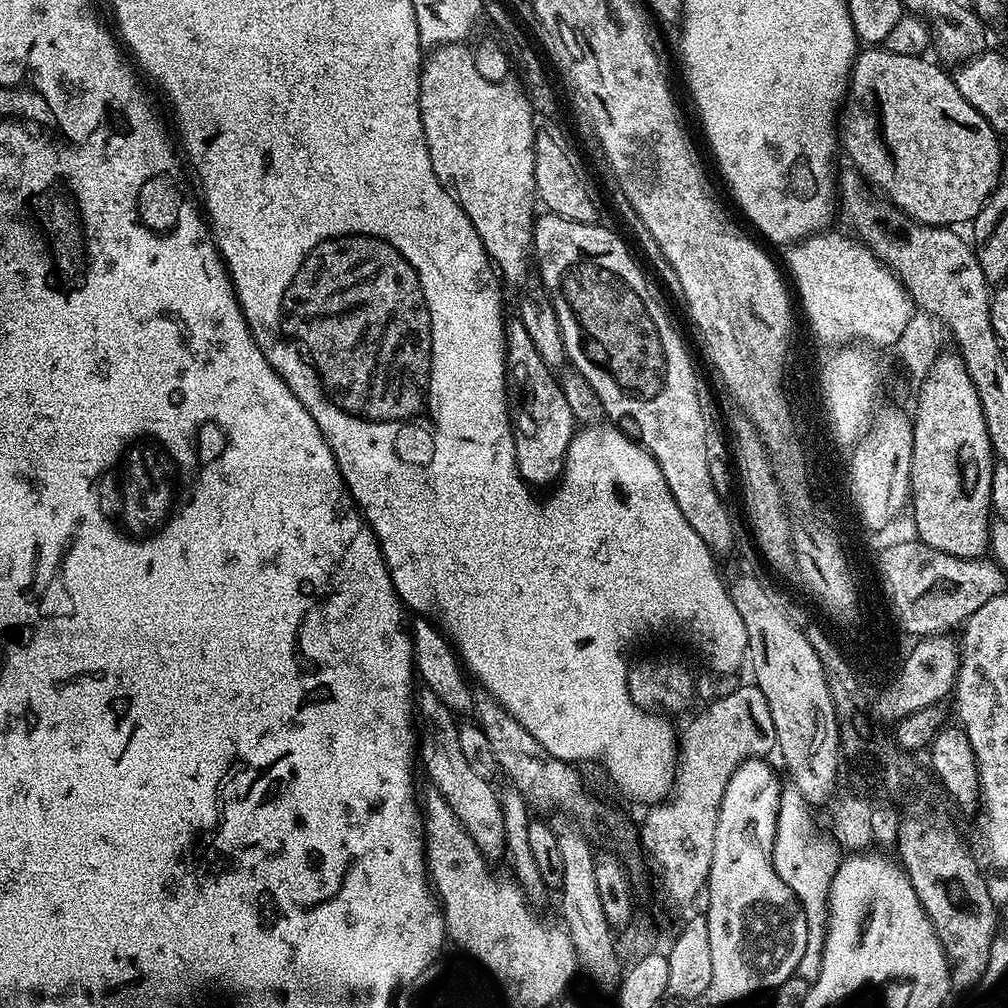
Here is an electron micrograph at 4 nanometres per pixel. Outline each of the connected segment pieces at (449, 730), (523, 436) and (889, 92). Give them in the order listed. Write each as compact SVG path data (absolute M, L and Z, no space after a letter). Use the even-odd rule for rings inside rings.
M424 690L418 696L418 716L424 719L424 732L422 728L422 747L418 756L424 760L424 768L442 793L448 805L456 811L456 816L464 823L469 834L475 838L477 844L485 853L504 852L506 848L504 835L504 815L500 809L500 796L492 789L493 781L484 779L475 773L474 767L462 754L459 741L459 728L457 713L449 710L446 702L438 698L438 694Z
M518 318L507 321L506 335L508 338L508 358L506 361L506 379L510 385L510 415L512 427L516 433L516 465L520 477L529 485L555 485L564 474L564 460L568 457L568 447L578 428L578 421L570 410L570 405L563 392L563 383L557 378L557 373L538 354L530 334L526 334L526 326L522 326Z
M883 46L868 48L865 52L863 49L852 62L852 75L848 82L847 140L868 140L868 132L864 132L864 128L868 128L868 123L874 118L874 108L876 112L880 111L881 134L893 159L894 173L897 174L897 194L891 199L892 203L920 224L960 226L956 224L975 221L992 195L992 189L1000 179L1002 146L996 141L999 140L998 134L990 122L986 122L986 118L982 118L982 114L978 114L978 110L974 110L974 106L962 98L962 94L958 94L955 79L949 73L947 76L939 63L936 64L931 64L924 56L894 54ZM868 90L878 90L877 104L873 105Z

